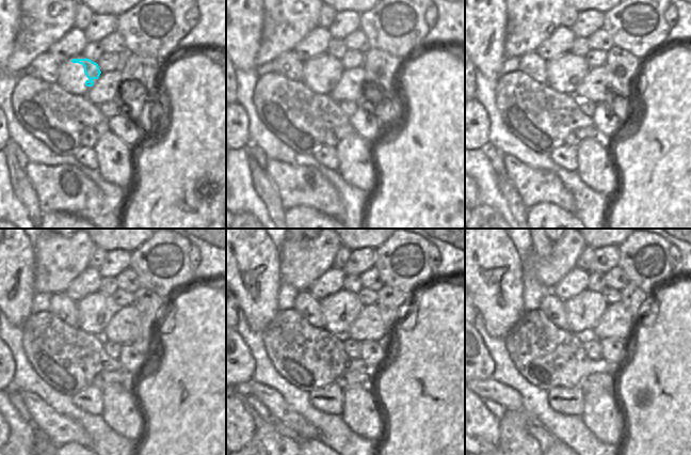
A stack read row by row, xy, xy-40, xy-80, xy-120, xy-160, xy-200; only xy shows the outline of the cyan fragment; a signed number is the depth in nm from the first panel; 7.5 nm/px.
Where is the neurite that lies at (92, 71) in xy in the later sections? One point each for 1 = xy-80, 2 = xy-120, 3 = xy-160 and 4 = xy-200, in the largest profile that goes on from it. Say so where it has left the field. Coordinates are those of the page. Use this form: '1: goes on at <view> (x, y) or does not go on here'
1: goes on at xy-80 (575, 68)
2: goes on at xy-120 (100, 308)
3: goes on at xy-160 (340, 309)
4: goes on at xy-200 (583, 312)

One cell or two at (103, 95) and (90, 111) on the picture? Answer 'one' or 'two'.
two

